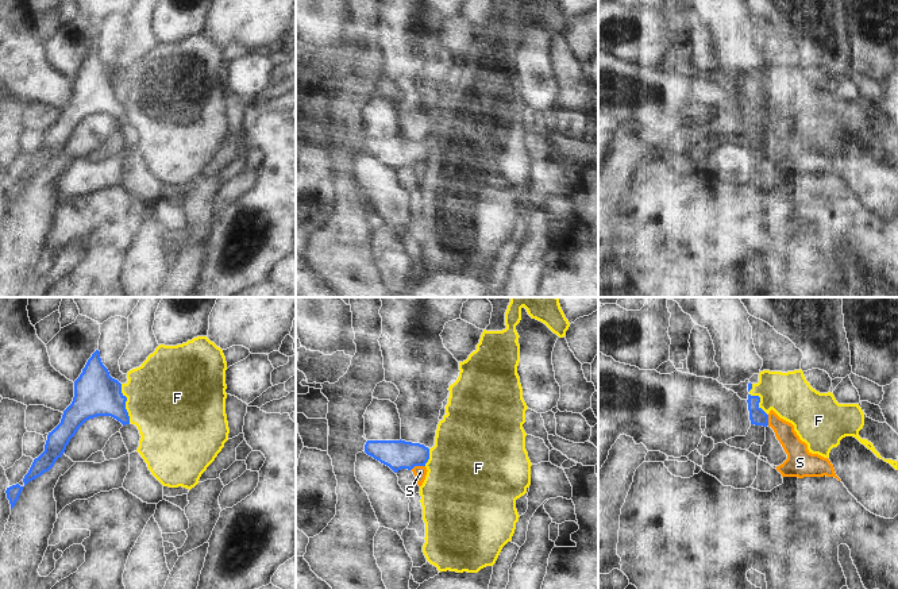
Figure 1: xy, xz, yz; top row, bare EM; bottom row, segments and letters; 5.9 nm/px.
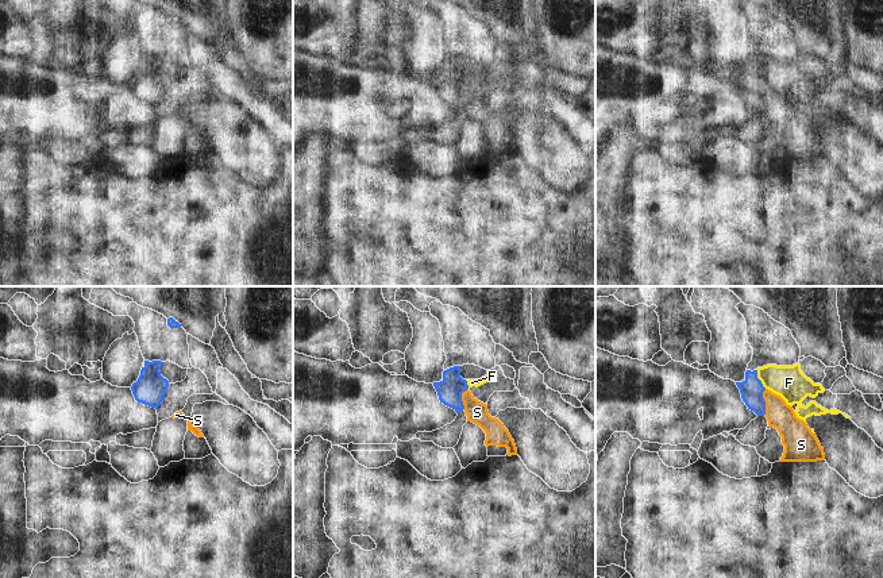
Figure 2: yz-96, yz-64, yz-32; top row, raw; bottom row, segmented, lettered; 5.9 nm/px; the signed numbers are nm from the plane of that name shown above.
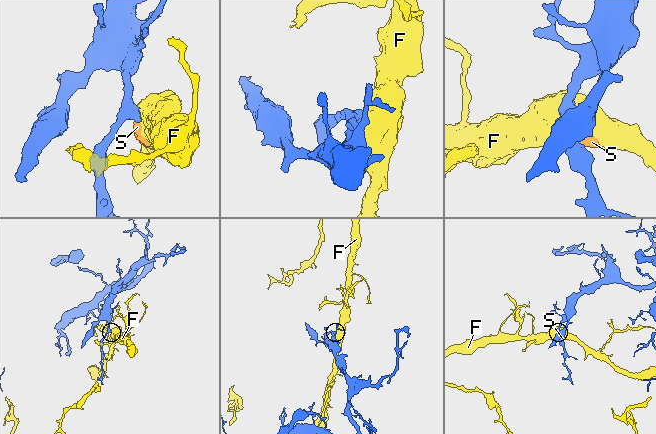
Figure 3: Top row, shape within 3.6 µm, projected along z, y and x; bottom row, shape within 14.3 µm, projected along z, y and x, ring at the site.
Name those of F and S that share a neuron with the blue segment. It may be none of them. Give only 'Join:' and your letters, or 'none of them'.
Join: none of them

